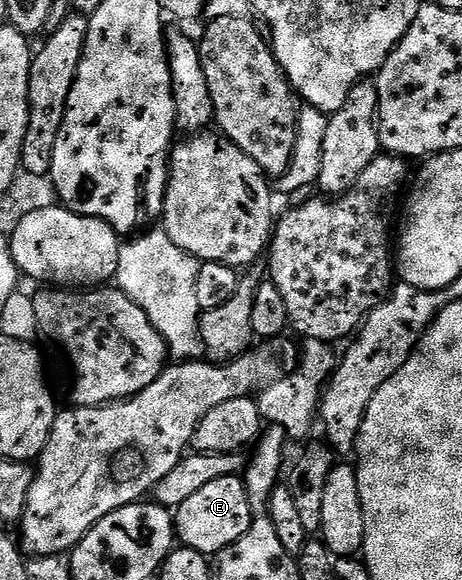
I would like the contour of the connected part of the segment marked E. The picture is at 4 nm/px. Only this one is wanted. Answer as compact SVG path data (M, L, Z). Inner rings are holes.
M240 475L218 477L218 481L210 481L193 493L182 505L175 508L174 522L177 540L183 546L194 549L198 553L209 557L219 556L234 541L246 537L246 529L252 524L252 510L250 497L244 488L244 481Z

